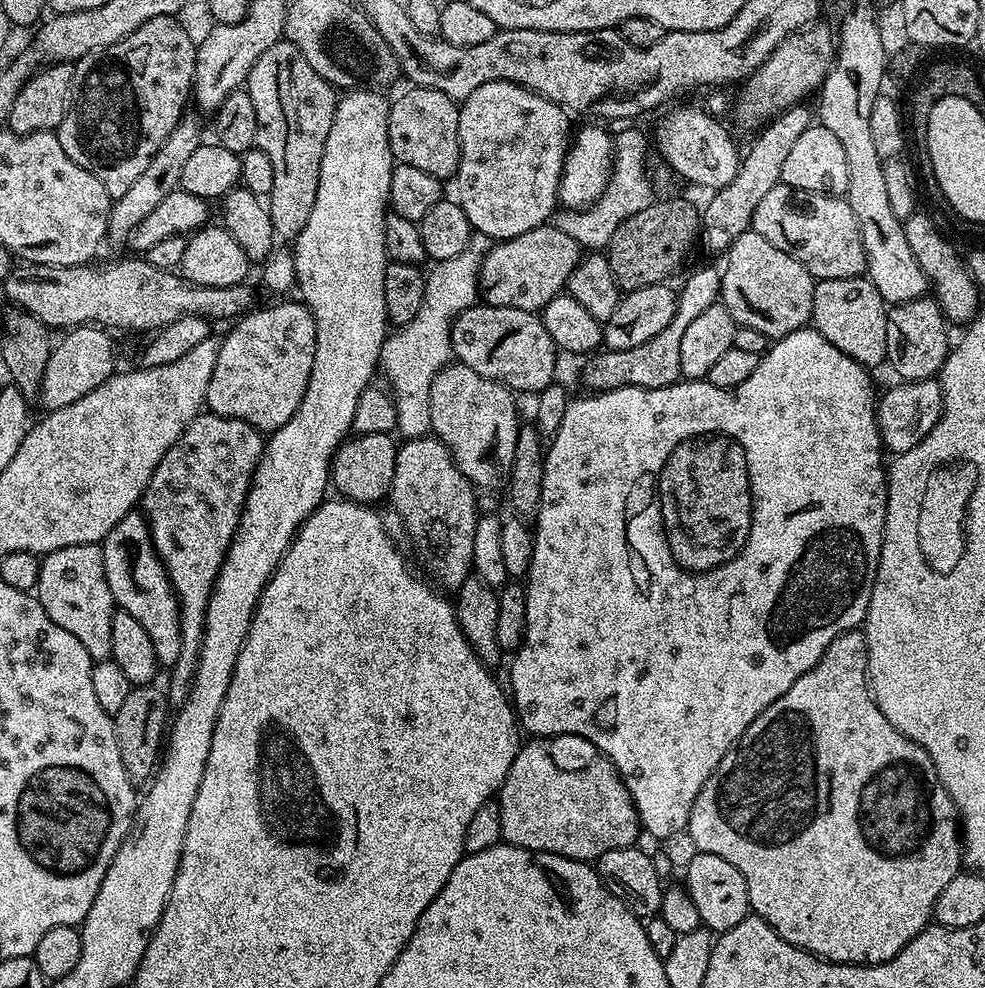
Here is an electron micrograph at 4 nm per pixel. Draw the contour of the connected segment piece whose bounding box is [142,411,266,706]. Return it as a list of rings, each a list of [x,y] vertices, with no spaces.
[[[210,411],[196,416],[178,442],[158,462],[142,497],[142,515],[152,532],[152,545],[168,572],[168,581],[180,604],[182,654],[170,670],[172,685],[166,695],[179,706],[188,697],[200,639],[204,637],[206,606],[230,542],[240,521],[240,511],[254,470],[264,453],[265,437],[246,422],[215,416]]]

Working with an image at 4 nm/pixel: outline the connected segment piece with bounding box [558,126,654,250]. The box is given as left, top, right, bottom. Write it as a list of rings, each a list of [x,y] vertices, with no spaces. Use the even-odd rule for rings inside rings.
[[[624,126],[620,133],[615,133],[612,149],[611,173],[608,184],[601,196],[586,208],[564,210],[559,213],[558,226],[574,242],[578,242],[584,250],[607,249],[610,238],[614,238],[614,230],[626,222],[638,210],[646,210],[646,206],[654,203],[652,196],[652,180],[648,177],[648,168],[644,165],[644,136],[636,128]]]

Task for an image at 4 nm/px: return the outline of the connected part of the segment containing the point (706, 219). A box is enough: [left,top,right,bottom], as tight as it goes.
[701,105,814,244]

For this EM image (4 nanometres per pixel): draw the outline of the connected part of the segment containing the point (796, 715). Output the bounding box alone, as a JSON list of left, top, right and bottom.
[686,631,962,964]

